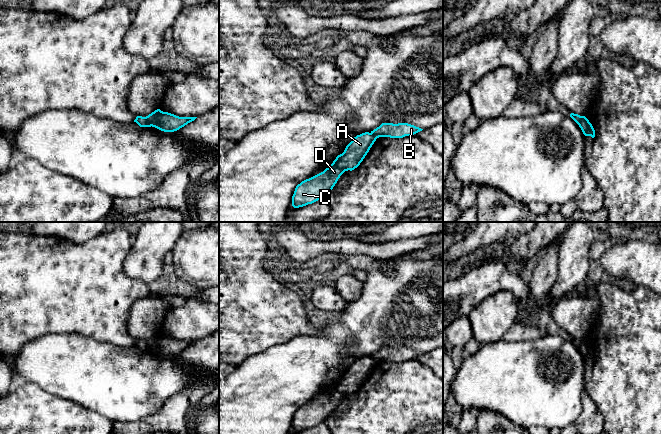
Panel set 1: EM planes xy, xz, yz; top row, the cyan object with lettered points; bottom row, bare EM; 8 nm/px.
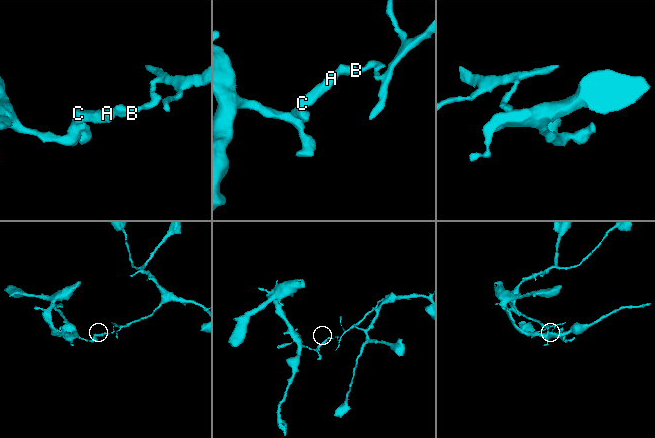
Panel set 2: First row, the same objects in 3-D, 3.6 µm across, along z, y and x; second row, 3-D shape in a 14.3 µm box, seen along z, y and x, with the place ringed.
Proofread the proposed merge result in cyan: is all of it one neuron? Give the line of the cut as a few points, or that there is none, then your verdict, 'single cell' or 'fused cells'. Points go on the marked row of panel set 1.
cut in xy along (146, 116), (151, 125); fused cells

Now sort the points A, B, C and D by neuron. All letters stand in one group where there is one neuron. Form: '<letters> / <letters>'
A C D / B

